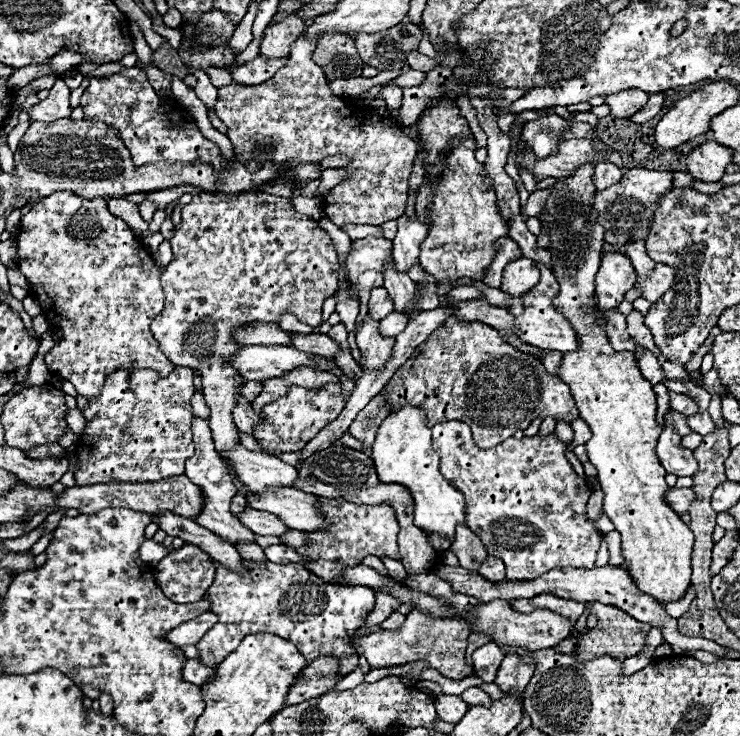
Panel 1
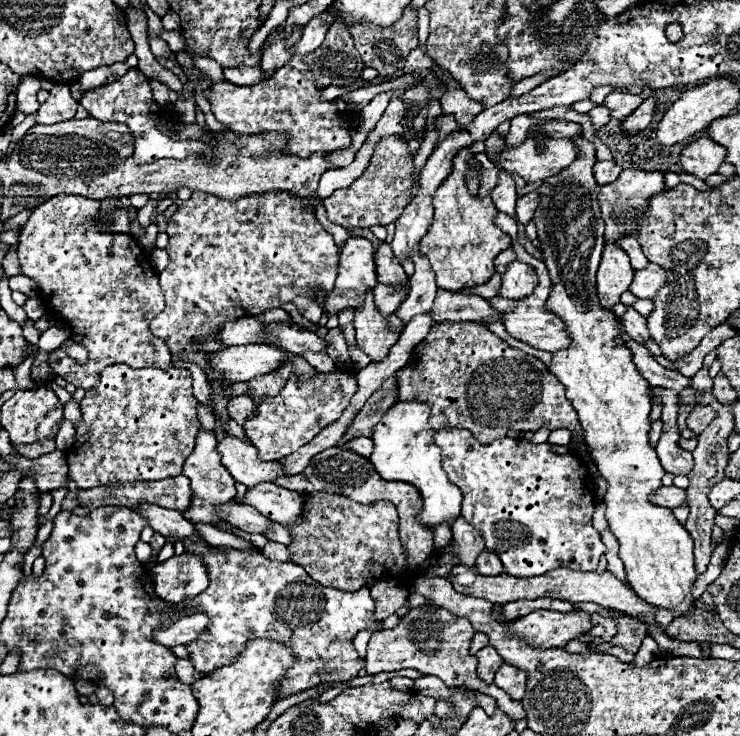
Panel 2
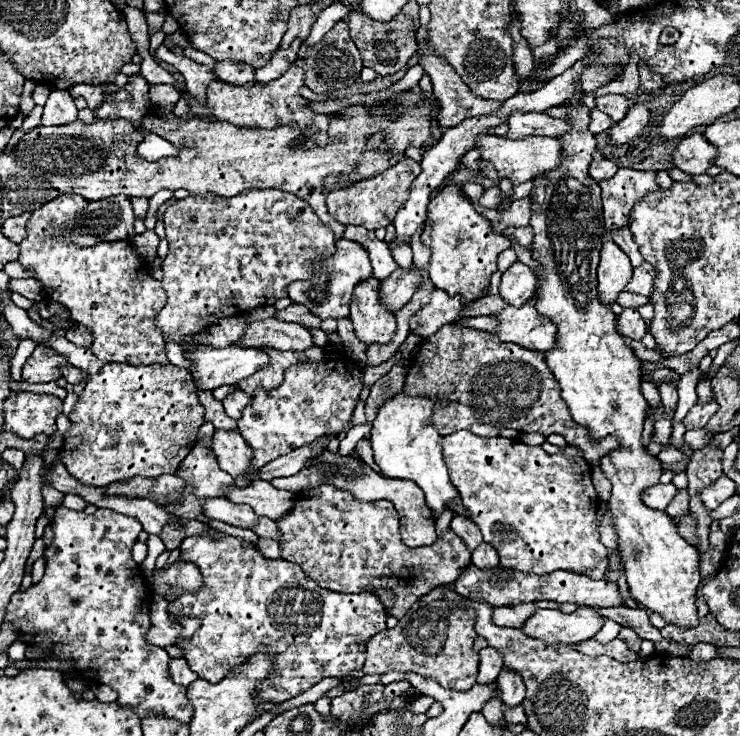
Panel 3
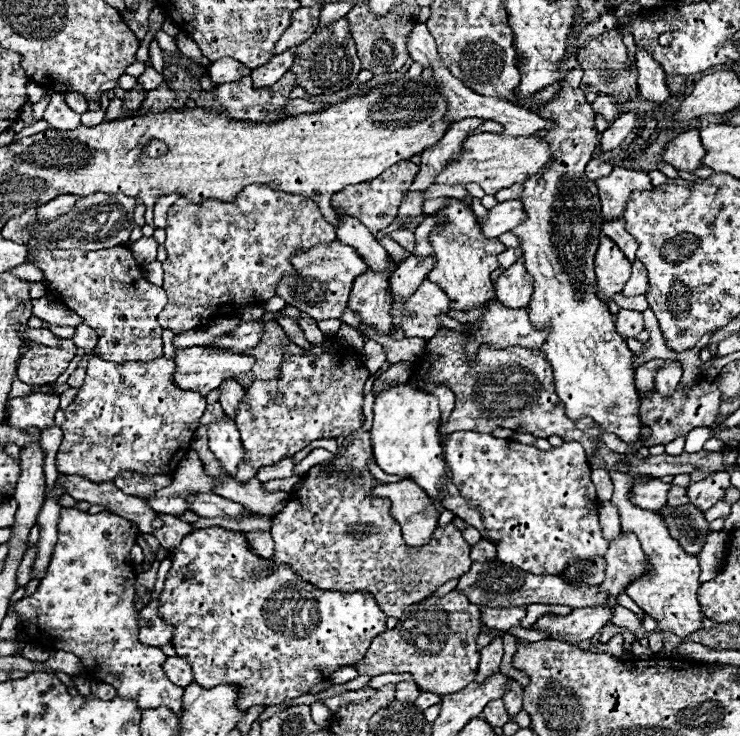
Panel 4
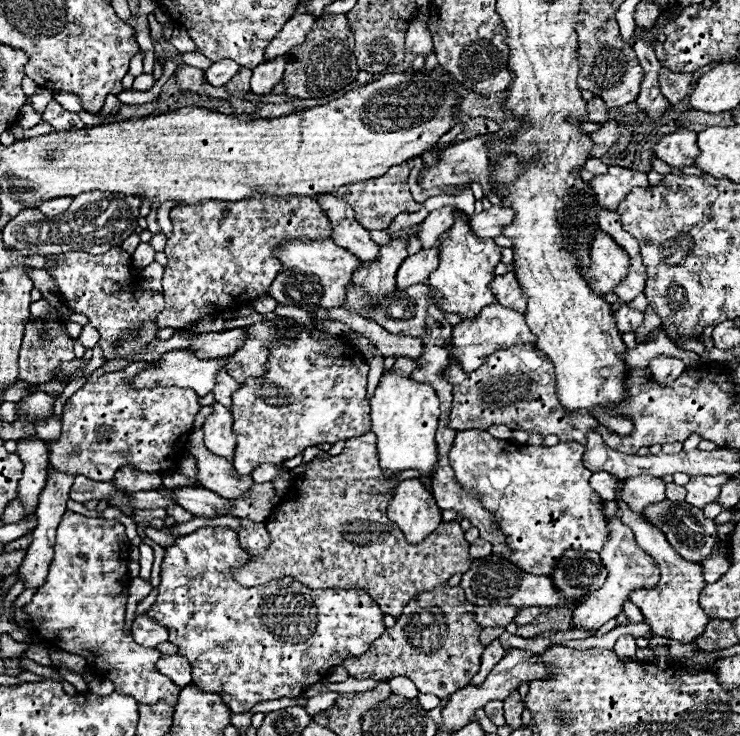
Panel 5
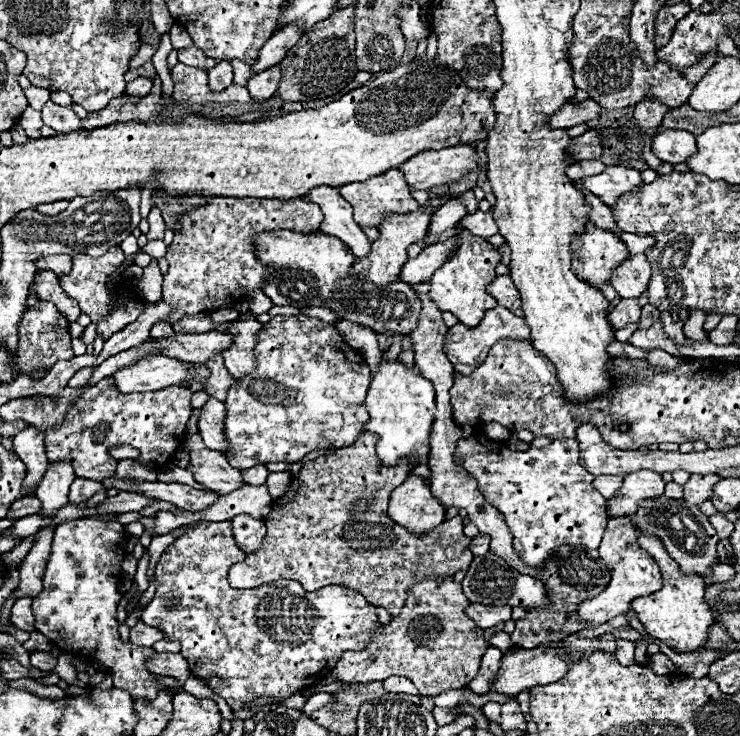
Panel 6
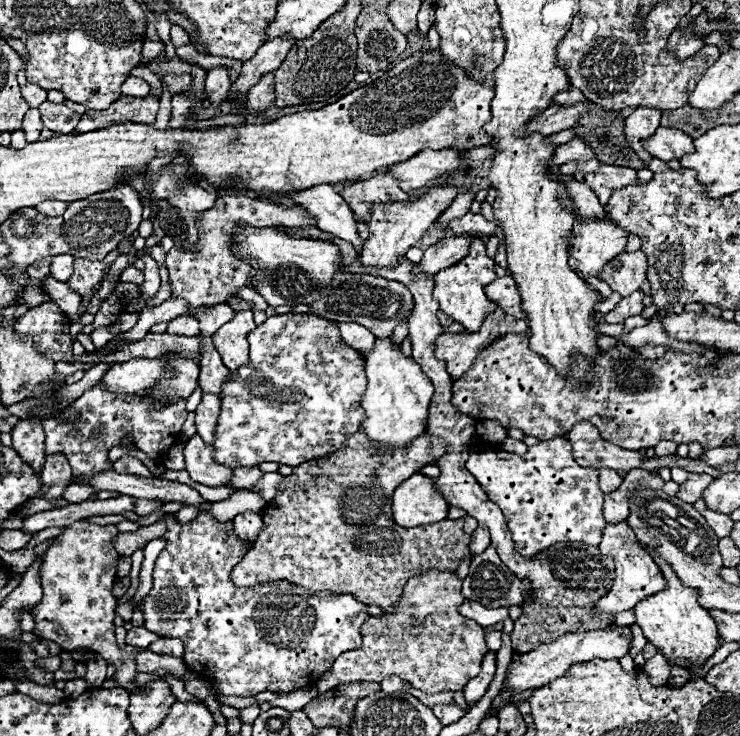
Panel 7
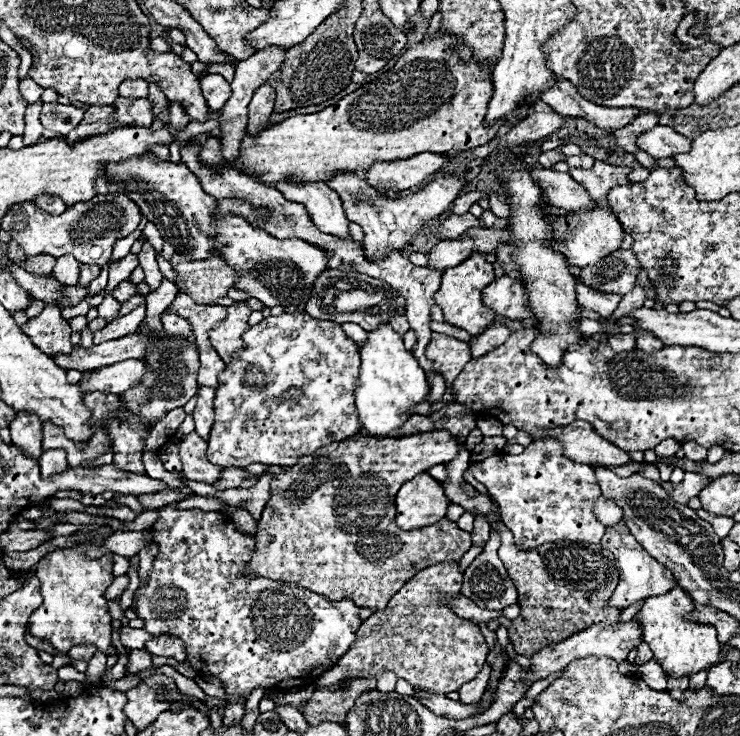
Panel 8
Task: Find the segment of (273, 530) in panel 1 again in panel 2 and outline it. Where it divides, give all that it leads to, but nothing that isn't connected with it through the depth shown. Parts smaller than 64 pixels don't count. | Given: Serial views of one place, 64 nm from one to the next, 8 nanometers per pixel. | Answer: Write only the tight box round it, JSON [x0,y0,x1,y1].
[220,502,274,534]

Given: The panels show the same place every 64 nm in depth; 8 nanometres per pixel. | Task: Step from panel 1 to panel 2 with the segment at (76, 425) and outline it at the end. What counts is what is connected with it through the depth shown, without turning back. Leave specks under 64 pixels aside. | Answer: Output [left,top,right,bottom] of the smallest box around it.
[64,400,82,426]

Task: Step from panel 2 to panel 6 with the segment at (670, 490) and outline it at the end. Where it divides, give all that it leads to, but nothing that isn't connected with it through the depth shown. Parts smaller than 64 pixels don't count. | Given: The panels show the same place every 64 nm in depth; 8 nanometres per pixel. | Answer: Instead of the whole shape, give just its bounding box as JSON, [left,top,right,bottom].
[608,470,664,518]

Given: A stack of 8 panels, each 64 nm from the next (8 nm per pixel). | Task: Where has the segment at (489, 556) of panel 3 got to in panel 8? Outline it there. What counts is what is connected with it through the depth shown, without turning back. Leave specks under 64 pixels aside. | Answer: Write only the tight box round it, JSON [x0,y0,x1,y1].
[472,516,490,548]

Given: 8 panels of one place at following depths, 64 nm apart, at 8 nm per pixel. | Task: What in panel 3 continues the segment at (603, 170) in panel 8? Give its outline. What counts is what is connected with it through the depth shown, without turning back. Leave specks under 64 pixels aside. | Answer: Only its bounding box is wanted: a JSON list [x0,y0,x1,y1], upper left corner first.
[600,168,660,232]

